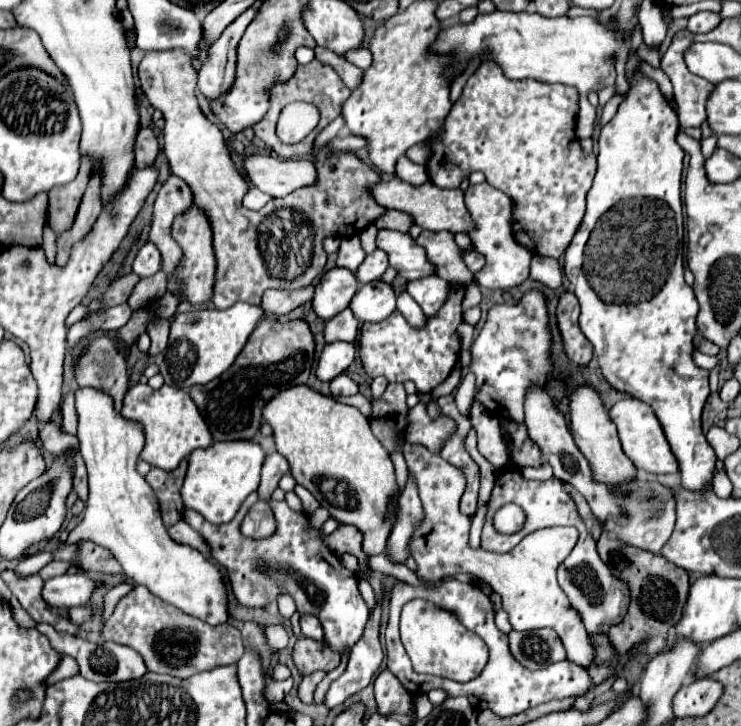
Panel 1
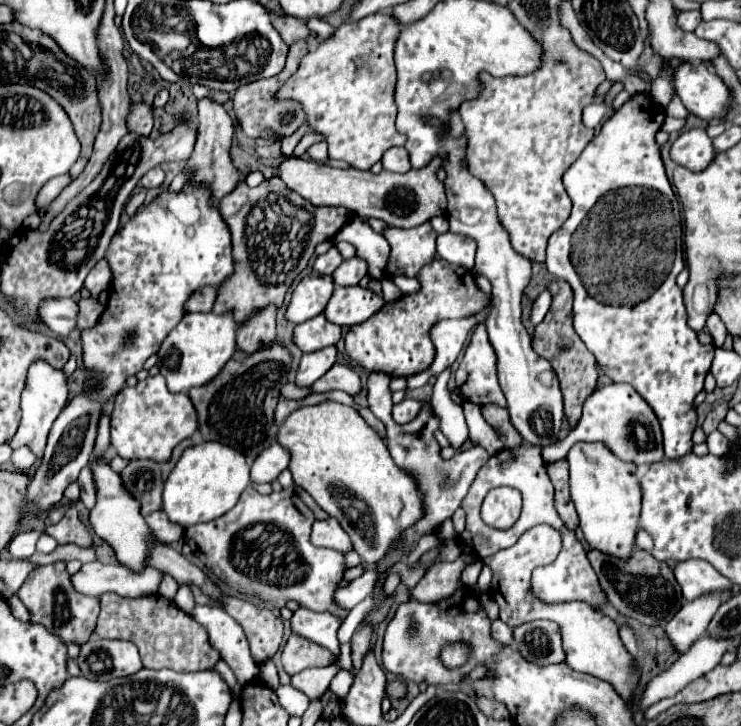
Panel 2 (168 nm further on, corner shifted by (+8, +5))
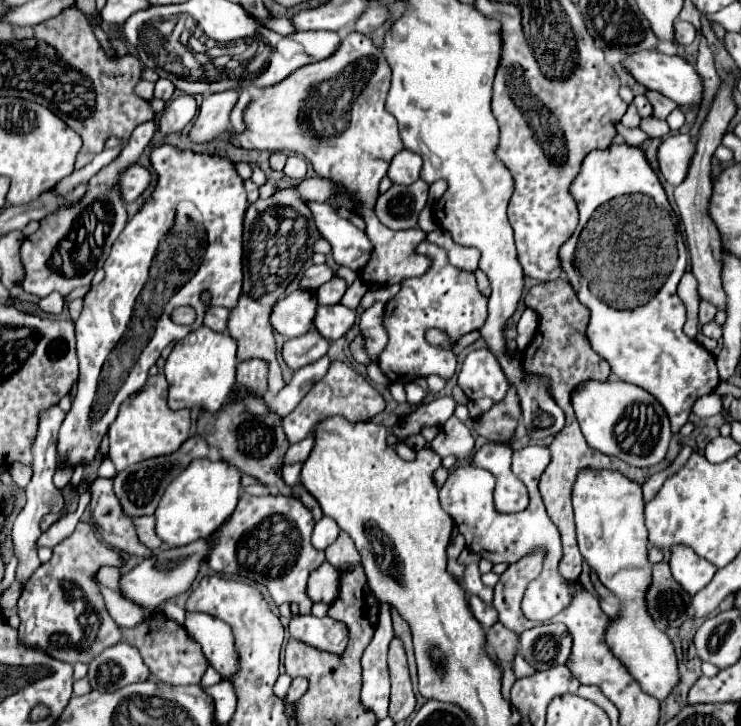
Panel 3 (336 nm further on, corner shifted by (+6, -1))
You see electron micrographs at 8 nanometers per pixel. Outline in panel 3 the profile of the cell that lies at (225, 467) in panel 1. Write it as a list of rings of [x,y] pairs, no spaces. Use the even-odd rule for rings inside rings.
[[[195,459],[165,489],[159,507],[155,511],[157,535],[163,539],[163,543],[171,547],[183,547],[211,535],[235,511],[239,491],[241,491],[241,471],[237,471],[237,467],[229,467],[229,463],[223,463],[223,459],[219,461]]]

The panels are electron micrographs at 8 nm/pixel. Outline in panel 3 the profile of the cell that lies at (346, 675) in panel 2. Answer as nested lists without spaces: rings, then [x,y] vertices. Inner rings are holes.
[[[297,615],[289,623],[289,633],[293,639],[333,655],[343,655],[349,643],[347,625],[331,617],[319,619],[315,615]]]

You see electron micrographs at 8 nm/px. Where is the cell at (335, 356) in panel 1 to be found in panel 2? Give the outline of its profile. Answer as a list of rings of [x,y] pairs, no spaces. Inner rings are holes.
[[[325,347],[315,353],[307,353],[301,357],[299,367],[297,367],[297,387],[311,387],[319,377],[323,377],[335,363],[337,349],[335,347]]]

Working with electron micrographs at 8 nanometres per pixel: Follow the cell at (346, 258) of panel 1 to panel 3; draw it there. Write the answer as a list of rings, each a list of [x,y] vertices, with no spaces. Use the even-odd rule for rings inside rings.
[[[323,263],[323,265],[311,265],[311,267],[305,271],[299,287],[305,289],[305,291],[317,291],[317,289],[319,289],[323,283],[327,283],[333,275],[335,275],[335,273],[333,273],[333,269],[331,269],[327,263]]]

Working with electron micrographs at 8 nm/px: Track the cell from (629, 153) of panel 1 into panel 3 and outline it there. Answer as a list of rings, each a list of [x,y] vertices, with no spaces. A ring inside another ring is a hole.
[[[613,143],[605,151],[591,151],[585,155],[581,171],[577,173],[577,179],[573,179],[569,193],[579,207],[579,225],[561,245],[559,263],[573,285],[577,299],[591,311],[585,333],[591,349],[611,365],[611,373],[615,373],[621,381],[653,393],[669,415],[671,431],[679,433],[691,415],[693,403],[715,391],[719,375],[711,351],[683,333],[685,305],[675,293],[687,267],[687,249],[679,227],[671,219],[673,209],[667,201],[665,189],[641,147]]]

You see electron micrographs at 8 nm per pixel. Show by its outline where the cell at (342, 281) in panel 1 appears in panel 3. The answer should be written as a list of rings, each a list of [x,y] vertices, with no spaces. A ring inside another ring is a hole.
[[[293,291],[285,299],[279,299],[271,313],[271,325],[285,337],[305,335],[313,327],[313,315],[317,311],[317,299],[311,291]]]

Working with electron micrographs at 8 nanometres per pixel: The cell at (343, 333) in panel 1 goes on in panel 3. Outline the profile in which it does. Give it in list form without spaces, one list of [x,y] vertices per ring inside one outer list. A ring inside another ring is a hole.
[[[311,329],[307,335],[285,341],[283,359],[293,371],[297,371],[307,363],[321,359],[323,355],[327,355],[327,351],[329,351],[329,341],[321,339],[321,335],[317,335],[317,329]]]

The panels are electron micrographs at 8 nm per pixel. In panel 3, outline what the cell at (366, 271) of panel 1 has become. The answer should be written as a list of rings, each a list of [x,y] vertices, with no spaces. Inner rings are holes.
[[[333,277],[329,283],[321,285],[317,291],[315,291],[315,297],[321,305],[333,305],[333,303],[339,303],[341,297],[345,295],[347,291],[347,283],[341,279],[341,277]]]

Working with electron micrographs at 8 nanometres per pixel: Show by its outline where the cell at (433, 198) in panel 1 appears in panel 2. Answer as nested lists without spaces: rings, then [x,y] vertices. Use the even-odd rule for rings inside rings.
[[[289,157],[279,165],[279,177],[287,187],[313,205],[345,207],[357,217],[375,217],[391,227],[417,227],[435,215],[443,215],[443,205],[447,205],[443,183],[435,177],[439,165],[439,159],[435,159],[427,167],[411,169],[403,175],[391,171],[373,175],[371,171],[335,169],[329,165],[313,165],[311,161],[303,161],[299,157]]]

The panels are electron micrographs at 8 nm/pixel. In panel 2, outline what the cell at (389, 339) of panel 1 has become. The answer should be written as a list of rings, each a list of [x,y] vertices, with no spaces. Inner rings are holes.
[[[433,259],[431,263],[427,263],[419,275],[417,275],[421,289],[417,293],[411,295],[401,295],[399,299],[385,303],[375,315],[371,315],[367,321],[351,327],[345,335],[345,351],[351,359],[355,359],[357,363],[361,363],[367,371],[383,371],[389,373],[393,377],[409,377],[415,375],[423,369],[427,369],[435,357],[435,347],[429,339],[429,329],[441,321],[441,319],[457,319],[457,317],[471,317],[473,313],[479,313],[481,309],[485,309],[489,305],[489,293],[483,293],[477,285],[475,285],[475,277],[469,269],[465,267],[457,267],[451,265],[443,259]]]

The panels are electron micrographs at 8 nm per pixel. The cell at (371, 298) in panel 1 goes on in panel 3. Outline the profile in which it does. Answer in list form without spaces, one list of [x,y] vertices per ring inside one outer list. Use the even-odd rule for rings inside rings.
[[[337,303],[333,307],[325,307],[325,305],[319,305],[317,309],[317,315],[315,315],[315,329],[329,341],[335,341],[335,339],[341,339],[355,323],[357,315],[355,311],[351,311],[349,307]]]

